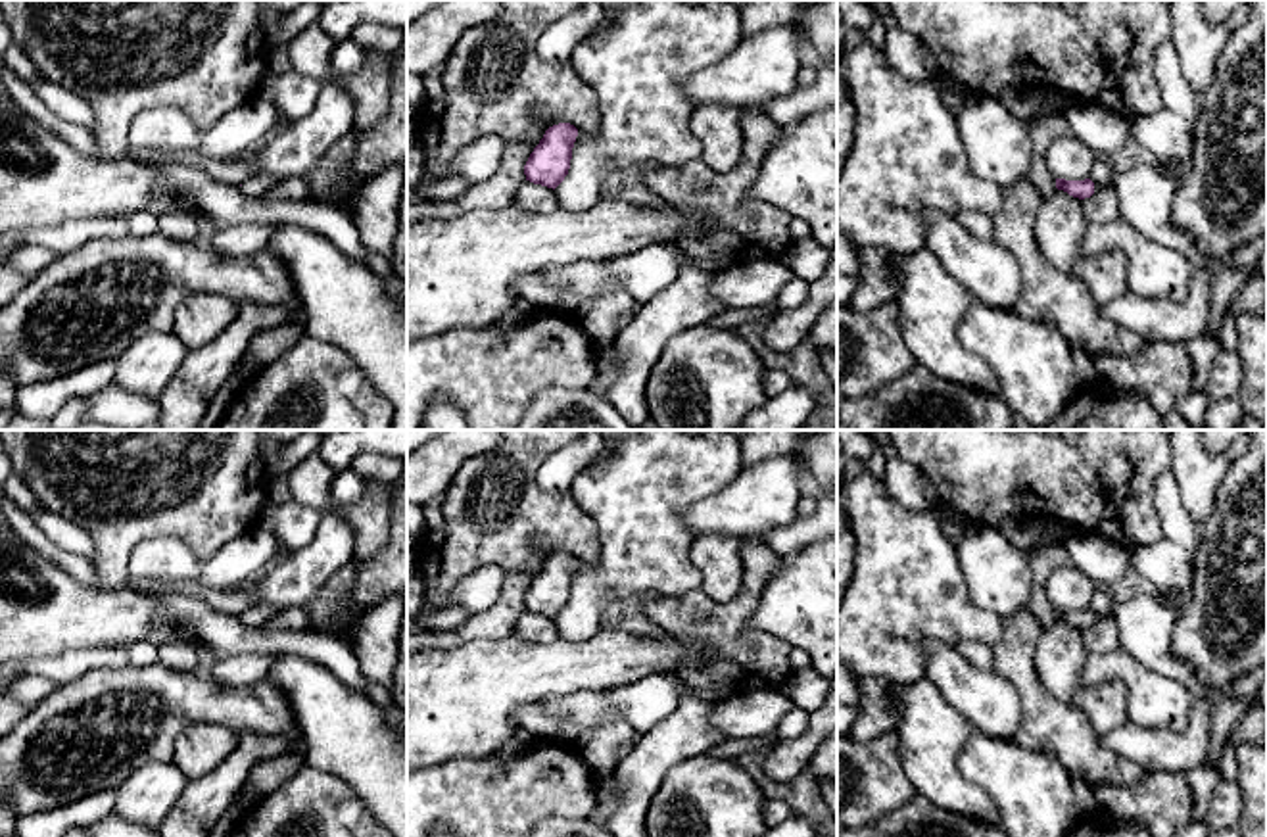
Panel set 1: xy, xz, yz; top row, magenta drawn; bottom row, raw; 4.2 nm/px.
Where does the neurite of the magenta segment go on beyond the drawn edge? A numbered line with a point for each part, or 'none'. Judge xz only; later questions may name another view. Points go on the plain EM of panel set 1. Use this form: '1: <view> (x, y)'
none

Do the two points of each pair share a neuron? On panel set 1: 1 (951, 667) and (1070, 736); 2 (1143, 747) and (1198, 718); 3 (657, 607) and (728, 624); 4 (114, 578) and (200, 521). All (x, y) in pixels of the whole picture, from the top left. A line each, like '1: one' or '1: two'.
1: two
2: one
3: one
4: one

